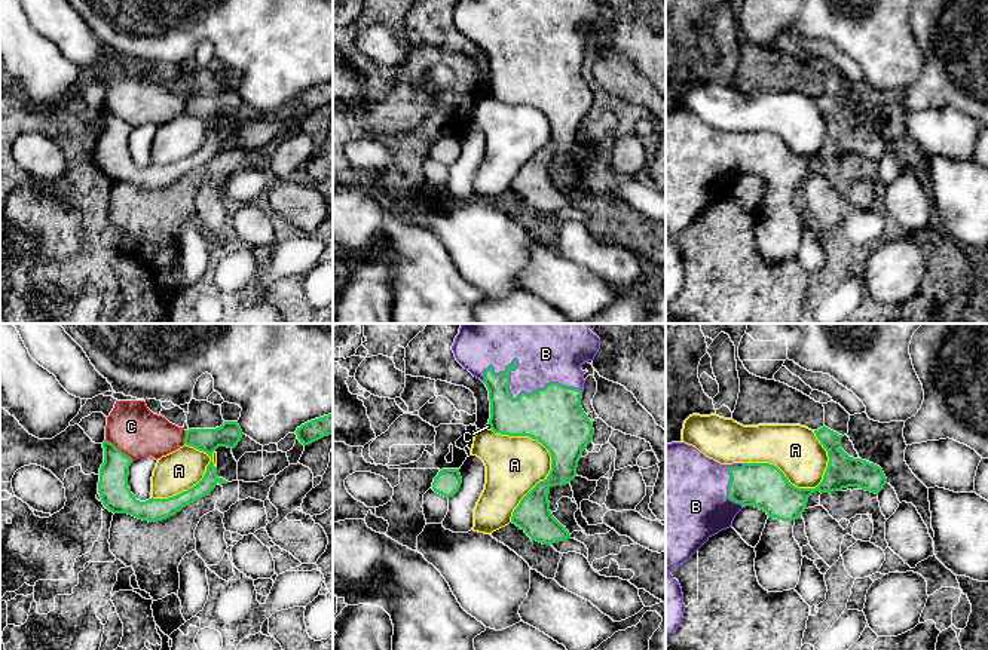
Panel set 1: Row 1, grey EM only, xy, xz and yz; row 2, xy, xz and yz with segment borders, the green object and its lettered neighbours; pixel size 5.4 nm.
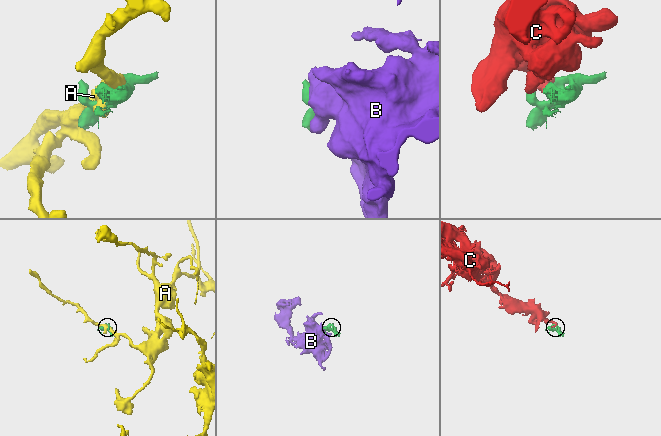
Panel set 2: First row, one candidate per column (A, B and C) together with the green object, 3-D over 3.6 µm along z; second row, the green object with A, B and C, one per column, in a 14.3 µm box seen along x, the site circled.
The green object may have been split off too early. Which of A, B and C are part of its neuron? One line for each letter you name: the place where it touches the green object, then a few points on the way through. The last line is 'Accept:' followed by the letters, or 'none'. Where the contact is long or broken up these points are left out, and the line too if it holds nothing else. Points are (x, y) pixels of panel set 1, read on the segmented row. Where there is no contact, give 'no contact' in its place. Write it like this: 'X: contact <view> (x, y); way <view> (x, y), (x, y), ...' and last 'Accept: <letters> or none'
B: contact xz (520, 394)
C: contact xy (119, 450)
Accept: B, C

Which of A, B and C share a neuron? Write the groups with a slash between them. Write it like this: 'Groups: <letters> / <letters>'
Groups: A / B C

